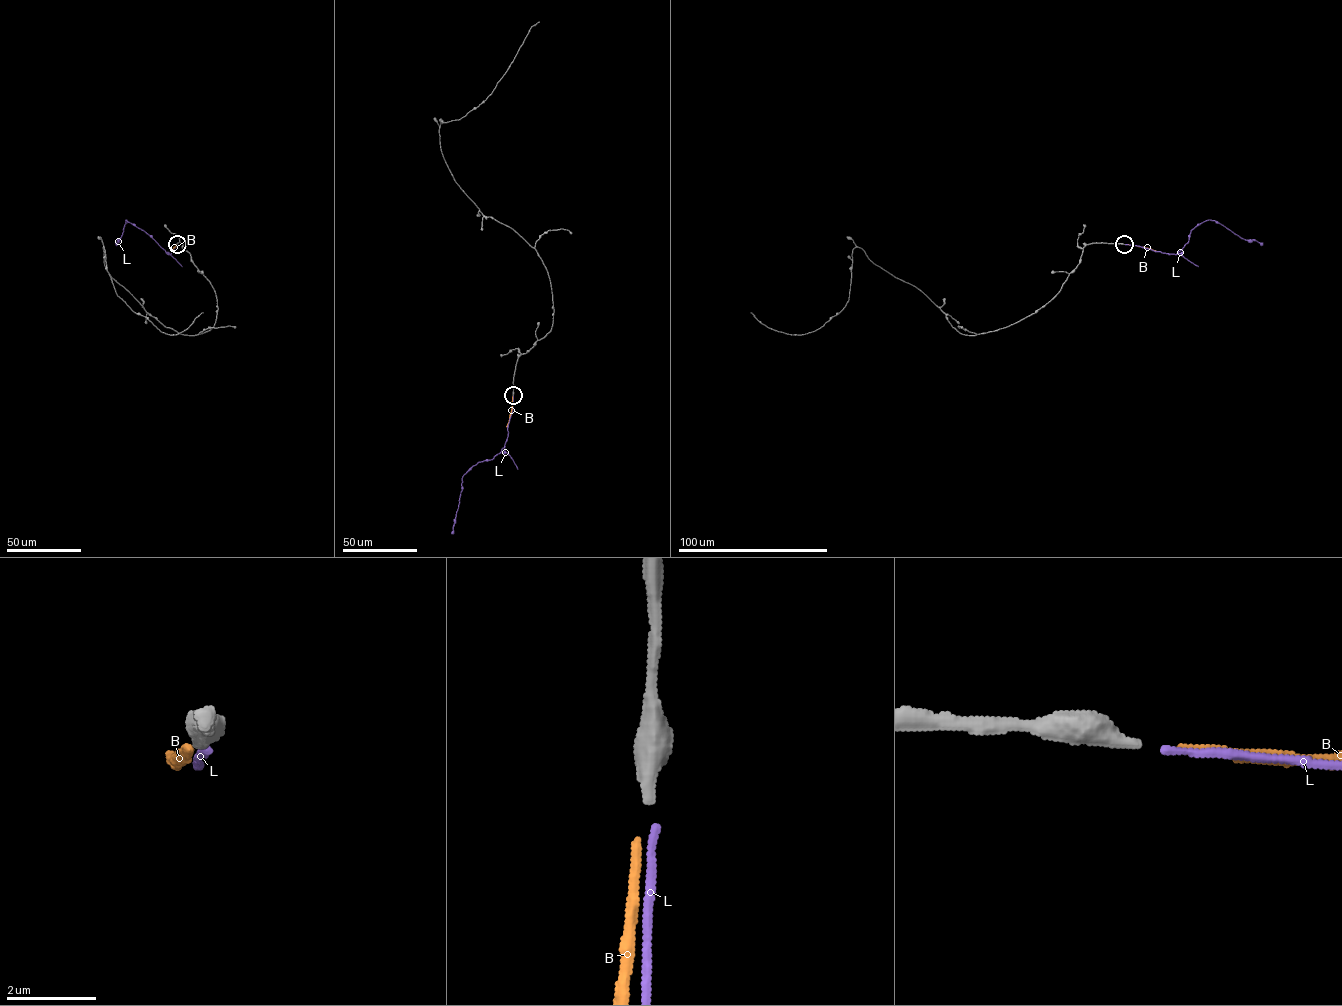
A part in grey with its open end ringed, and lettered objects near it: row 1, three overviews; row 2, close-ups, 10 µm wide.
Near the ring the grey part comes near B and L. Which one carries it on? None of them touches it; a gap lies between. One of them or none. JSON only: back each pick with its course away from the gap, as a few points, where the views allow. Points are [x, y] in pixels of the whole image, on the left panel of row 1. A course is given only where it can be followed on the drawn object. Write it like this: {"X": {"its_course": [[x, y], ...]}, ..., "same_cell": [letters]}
{"same_cell": []}

